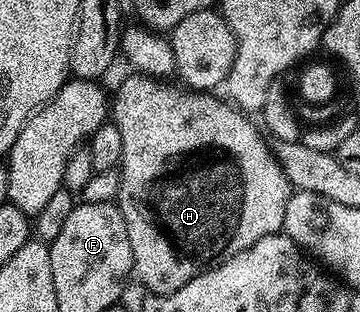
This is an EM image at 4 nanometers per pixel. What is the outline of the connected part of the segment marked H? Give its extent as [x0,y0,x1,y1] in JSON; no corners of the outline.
[110,72,290,295]

